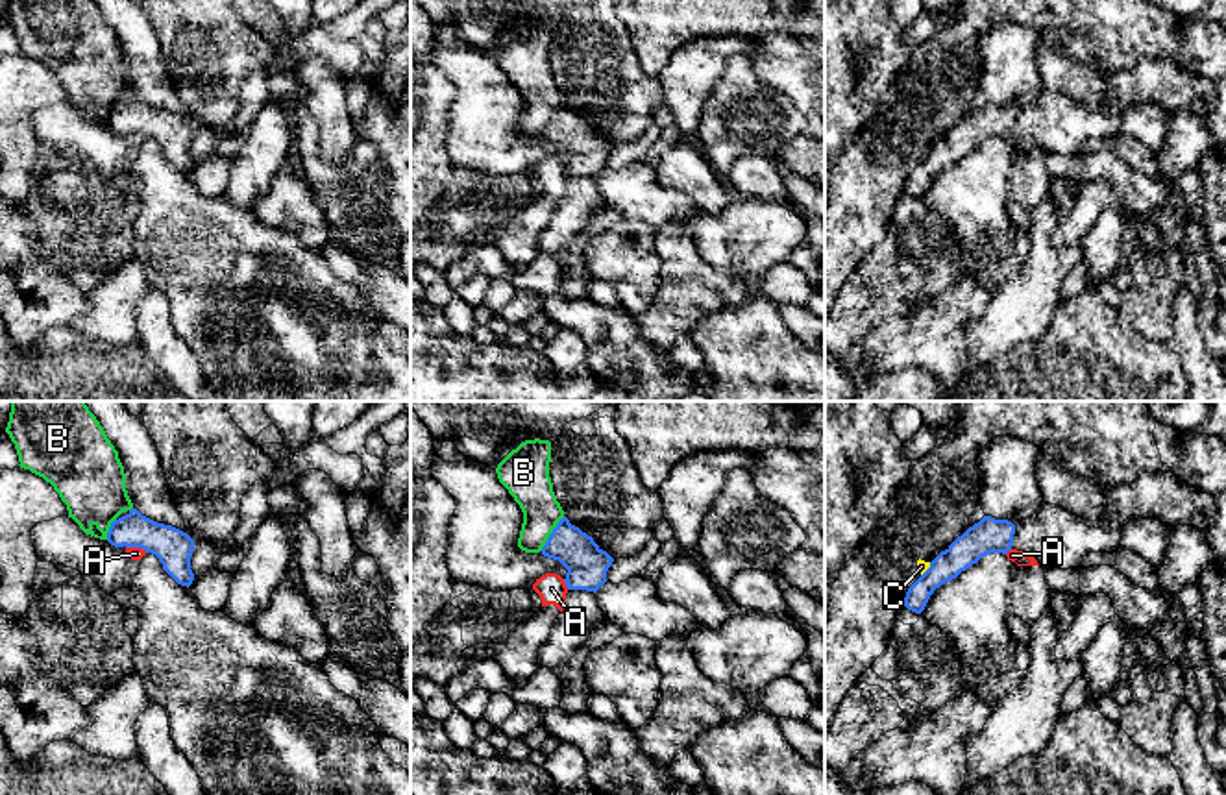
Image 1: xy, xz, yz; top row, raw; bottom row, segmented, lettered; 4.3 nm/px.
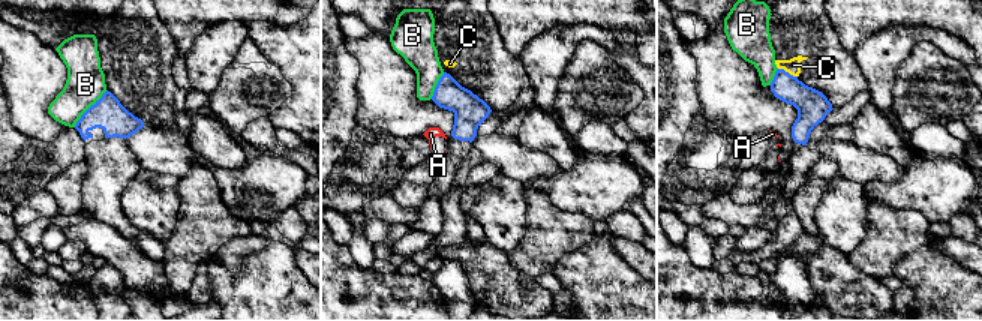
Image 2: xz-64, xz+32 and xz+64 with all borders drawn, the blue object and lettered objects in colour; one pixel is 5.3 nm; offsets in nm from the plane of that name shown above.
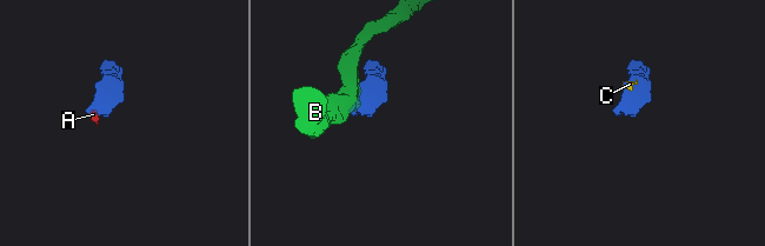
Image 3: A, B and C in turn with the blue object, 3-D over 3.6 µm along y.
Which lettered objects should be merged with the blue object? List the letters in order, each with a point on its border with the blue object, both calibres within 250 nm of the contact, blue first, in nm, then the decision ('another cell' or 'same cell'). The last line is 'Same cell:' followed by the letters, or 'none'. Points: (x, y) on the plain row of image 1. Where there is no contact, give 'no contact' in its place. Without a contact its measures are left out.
A: meets blue in xz at (566, 171); 180 nm thick on the blue side, 130 nm on the other; another cell
B: meets blue in xz at (551, 119); 180 nm thick on the blue side, 190 nm on the other; another cell
C: meets blue in yz at (927, 156); 140 nm thick on the blue side, 50 nm on the other; another cell
Same cell: none

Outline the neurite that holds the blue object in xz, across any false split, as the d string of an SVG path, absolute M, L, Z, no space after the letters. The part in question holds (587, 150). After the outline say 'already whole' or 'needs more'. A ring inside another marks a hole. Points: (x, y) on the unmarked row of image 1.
M564 102L549 120L542 141L558 146L566 155L566 190L555 205L549 224L538 235L538 253L549 253L560 266L564 251L586 231L588 222L603 209L595 177L607 168L614 144L592 122Z | needs more

